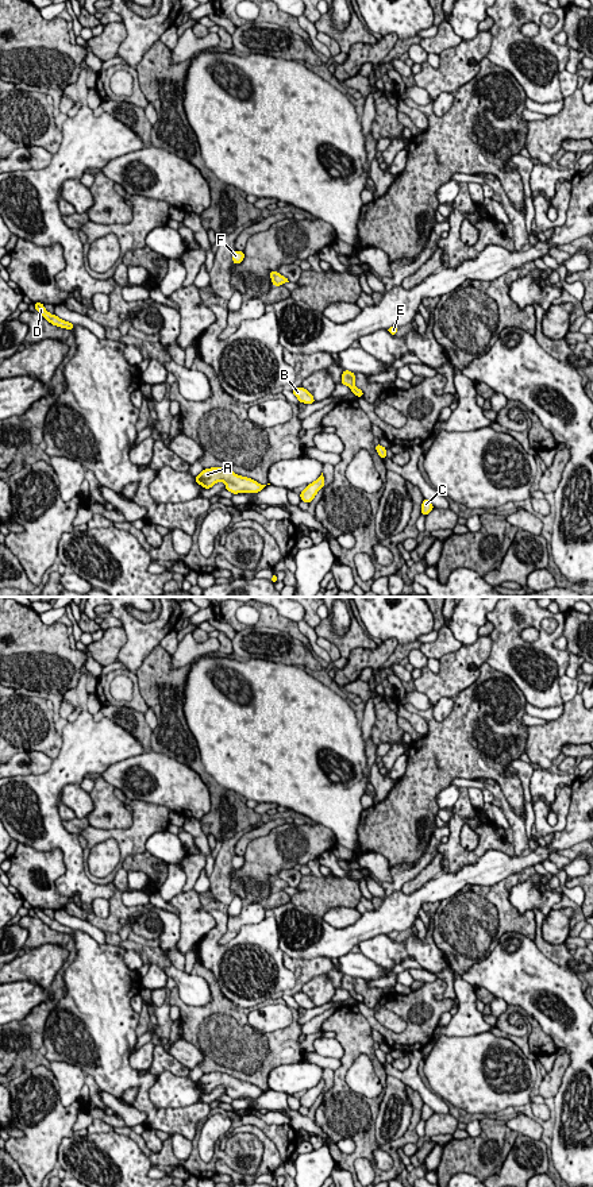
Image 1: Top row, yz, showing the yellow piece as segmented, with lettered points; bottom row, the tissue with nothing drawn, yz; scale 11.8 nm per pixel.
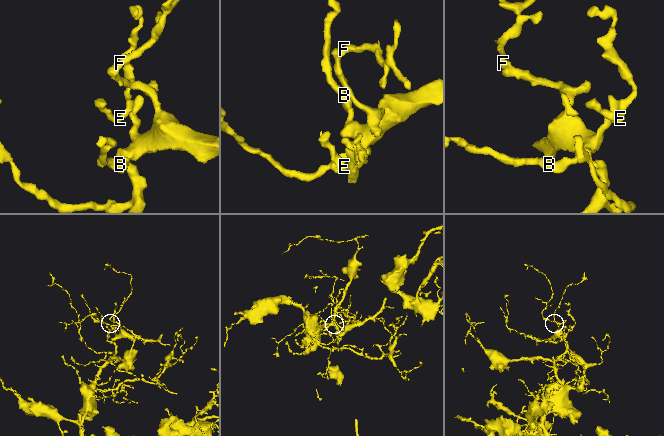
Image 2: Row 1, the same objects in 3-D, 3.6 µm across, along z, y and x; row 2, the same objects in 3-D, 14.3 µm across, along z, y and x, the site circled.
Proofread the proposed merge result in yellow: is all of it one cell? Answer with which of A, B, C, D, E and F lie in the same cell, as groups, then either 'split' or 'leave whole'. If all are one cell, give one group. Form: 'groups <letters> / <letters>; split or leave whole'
groups A B C D E F; leave whole

